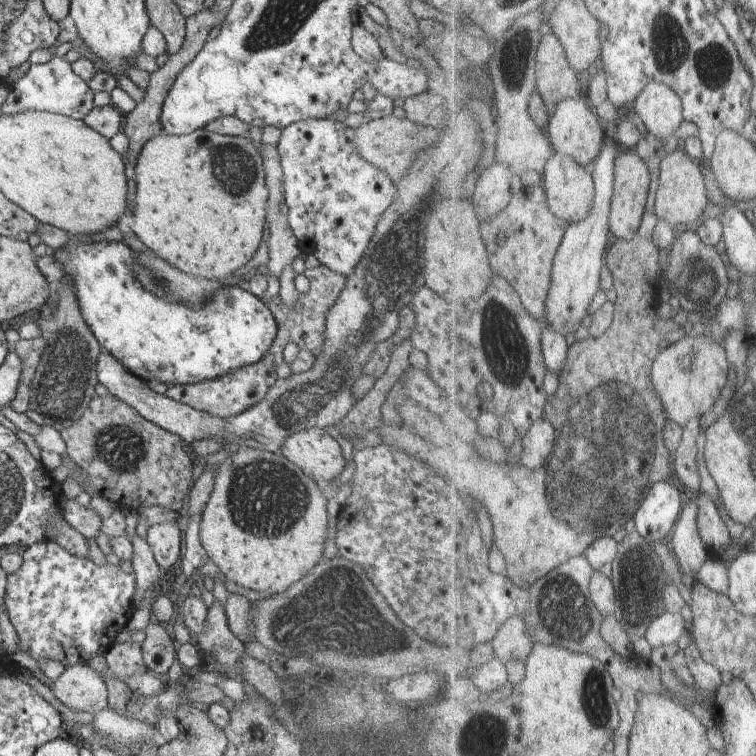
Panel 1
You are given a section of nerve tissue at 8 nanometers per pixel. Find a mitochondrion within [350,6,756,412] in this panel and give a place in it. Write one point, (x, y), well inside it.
(713, 63)

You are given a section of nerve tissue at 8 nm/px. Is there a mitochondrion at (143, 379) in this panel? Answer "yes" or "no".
no

